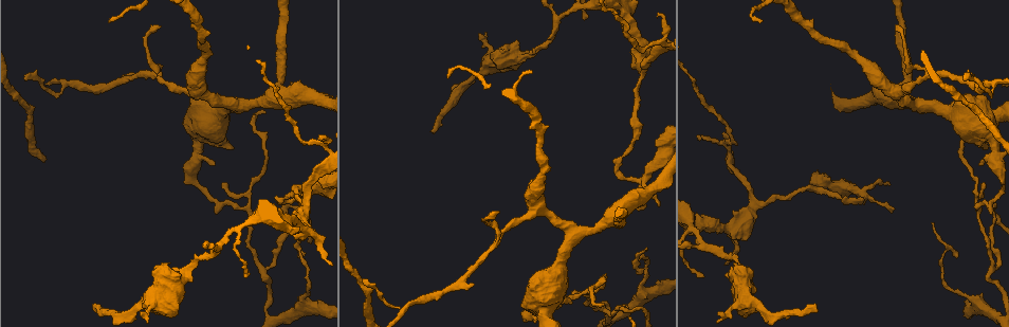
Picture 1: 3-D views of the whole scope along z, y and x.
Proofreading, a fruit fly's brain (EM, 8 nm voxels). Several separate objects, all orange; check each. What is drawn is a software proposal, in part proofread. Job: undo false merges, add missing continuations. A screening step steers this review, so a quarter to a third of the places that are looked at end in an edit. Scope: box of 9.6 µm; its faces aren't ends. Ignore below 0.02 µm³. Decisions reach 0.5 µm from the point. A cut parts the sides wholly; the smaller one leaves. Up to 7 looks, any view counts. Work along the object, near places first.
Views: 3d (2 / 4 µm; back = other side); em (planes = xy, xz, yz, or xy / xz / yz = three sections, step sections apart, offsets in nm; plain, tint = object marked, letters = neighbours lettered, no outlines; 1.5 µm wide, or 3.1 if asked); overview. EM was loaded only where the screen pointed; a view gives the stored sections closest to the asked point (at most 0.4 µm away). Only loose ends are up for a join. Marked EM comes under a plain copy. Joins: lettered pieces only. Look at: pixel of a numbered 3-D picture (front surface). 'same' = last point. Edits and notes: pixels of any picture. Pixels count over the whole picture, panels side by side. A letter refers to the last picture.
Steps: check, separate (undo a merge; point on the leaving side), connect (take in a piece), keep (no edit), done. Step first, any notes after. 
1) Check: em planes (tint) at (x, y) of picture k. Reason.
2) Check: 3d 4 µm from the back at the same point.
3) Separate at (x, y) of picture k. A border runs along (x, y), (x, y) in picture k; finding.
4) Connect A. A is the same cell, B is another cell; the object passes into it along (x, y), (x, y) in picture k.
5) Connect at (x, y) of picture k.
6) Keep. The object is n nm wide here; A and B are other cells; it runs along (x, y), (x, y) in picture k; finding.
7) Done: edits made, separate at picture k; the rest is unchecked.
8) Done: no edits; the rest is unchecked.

Check: em yz step 4 (letters) at (659, 206) of picture 1. Thin end.

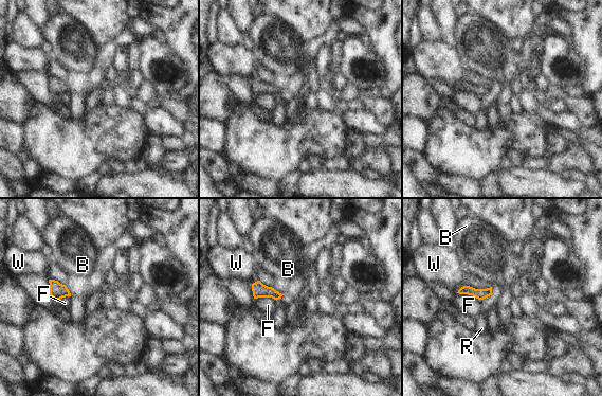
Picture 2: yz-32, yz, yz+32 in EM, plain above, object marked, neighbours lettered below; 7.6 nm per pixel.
Keep. The longest contact is with F, 260 nm; B, F, R and W are other cells; a border runs along (468, 285), (463, 285), (456, 292) in picture 2; none of them fits.

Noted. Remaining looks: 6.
Check: em xz step 4 (tint) at (645, 271) of picture 1. Sudden change in width.

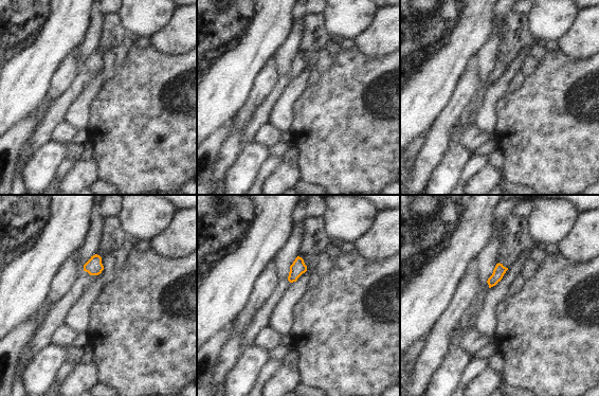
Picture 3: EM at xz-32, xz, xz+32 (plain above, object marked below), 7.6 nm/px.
Check: em yz step 4 (letters) at the same point. Cut it another way.

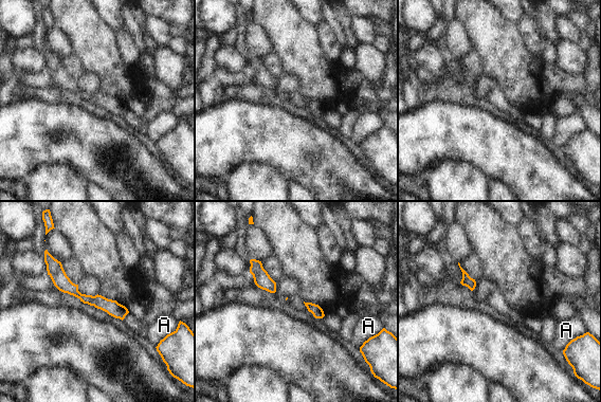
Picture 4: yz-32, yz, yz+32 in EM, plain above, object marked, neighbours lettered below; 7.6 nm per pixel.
Keep. The object is 90 nm wide here; A is another cell; it runs along (49, 263), (82, 297), (125, 311) in picture 4; continuous, no second neuron.

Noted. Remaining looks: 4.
Check: 3d 4 µm from the back at (539, 180) of picture 1. Thick turns thin.

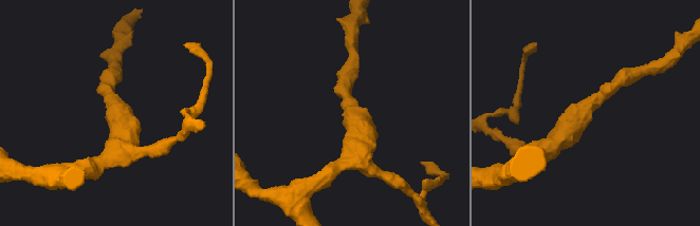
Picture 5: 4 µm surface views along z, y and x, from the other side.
Check: em planes (letters) at (352, 109) of picture 5. Shape alone is not enough.

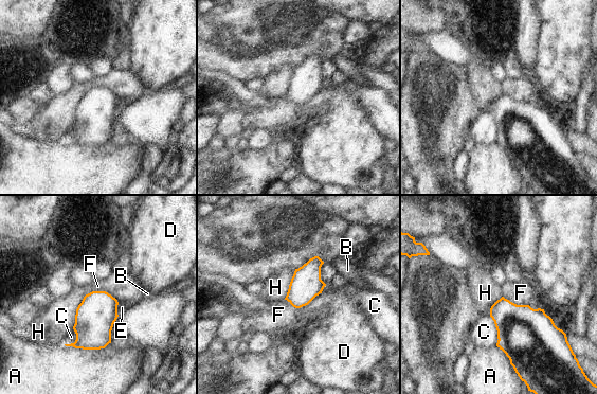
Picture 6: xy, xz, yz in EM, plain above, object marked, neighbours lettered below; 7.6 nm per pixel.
Keep. The object is 300 nm wide here; the longest contact is with A, 360 nm; A, B, C, D, E, F and H are other cells; one neuron here.

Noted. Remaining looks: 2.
Done: no edits; the rest is unchecked.

